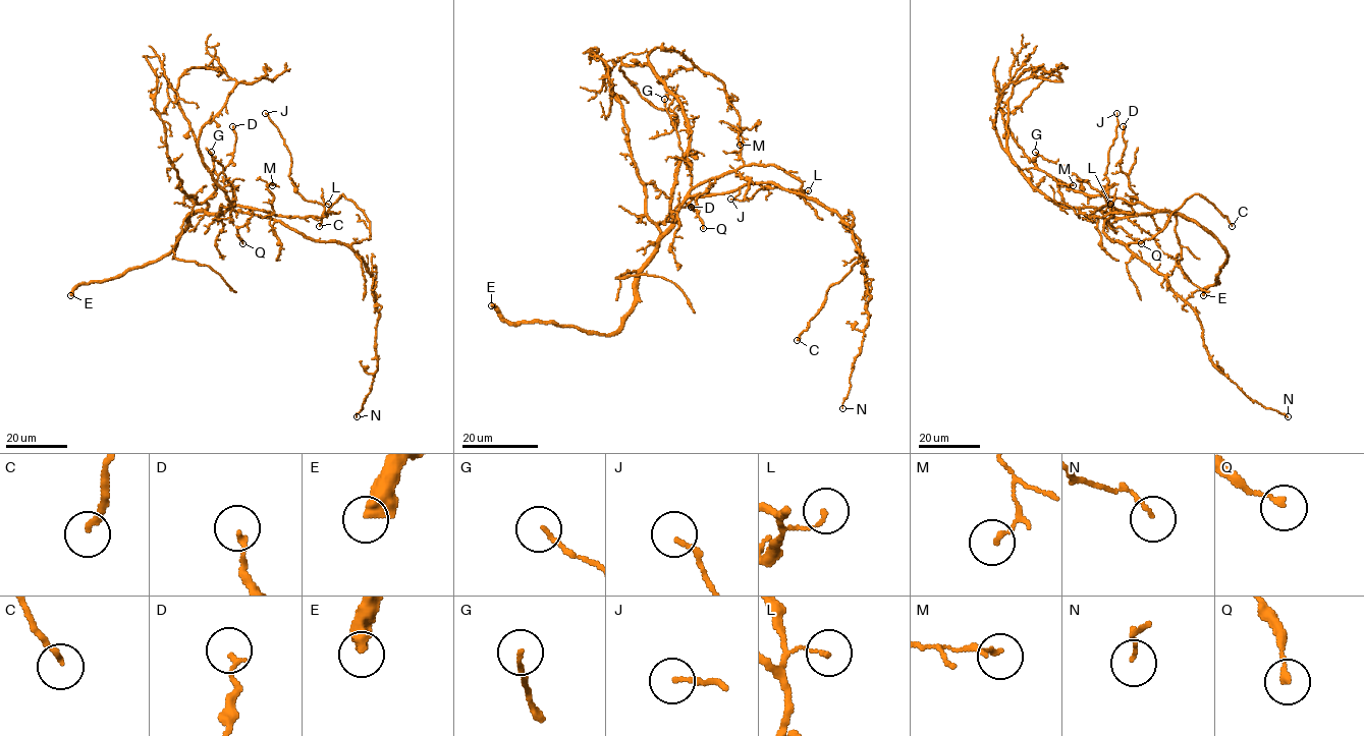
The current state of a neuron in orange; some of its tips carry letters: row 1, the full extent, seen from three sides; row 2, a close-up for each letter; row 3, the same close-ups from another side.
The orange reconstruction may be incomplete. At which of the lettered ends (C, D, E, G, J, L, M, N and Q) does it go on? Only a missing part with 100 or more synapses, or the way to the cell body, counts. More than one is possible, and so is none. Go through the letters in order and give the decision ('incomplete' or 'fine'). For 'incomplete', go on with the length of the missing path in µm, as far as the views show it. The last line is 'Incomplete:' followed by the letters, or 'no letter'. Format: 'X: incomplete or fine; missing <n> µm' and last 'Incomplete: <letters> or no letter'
C: fine
D: fine
E: incomplete; missing 140 µm
G: fine
J: fine
L: fine
M: fine
N: fine
Q: fine
Incomplete: E

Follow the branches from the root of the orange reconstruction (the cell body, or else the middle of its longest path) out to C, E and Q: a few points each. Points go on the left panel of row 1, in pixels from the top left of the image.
C: (239, 212), (273, 218), (318, 240), (349, 245), (370, 236), (366, 215), (343, 193), (319, 226)
E: (239, 212), (194, 212), (170, 251), (106, 281), (77, 284), (70, 295)
Q: (239, 212), (231, 208), (246, 206), (253, 209), (249, 221), (237, 227), (242, 243)

